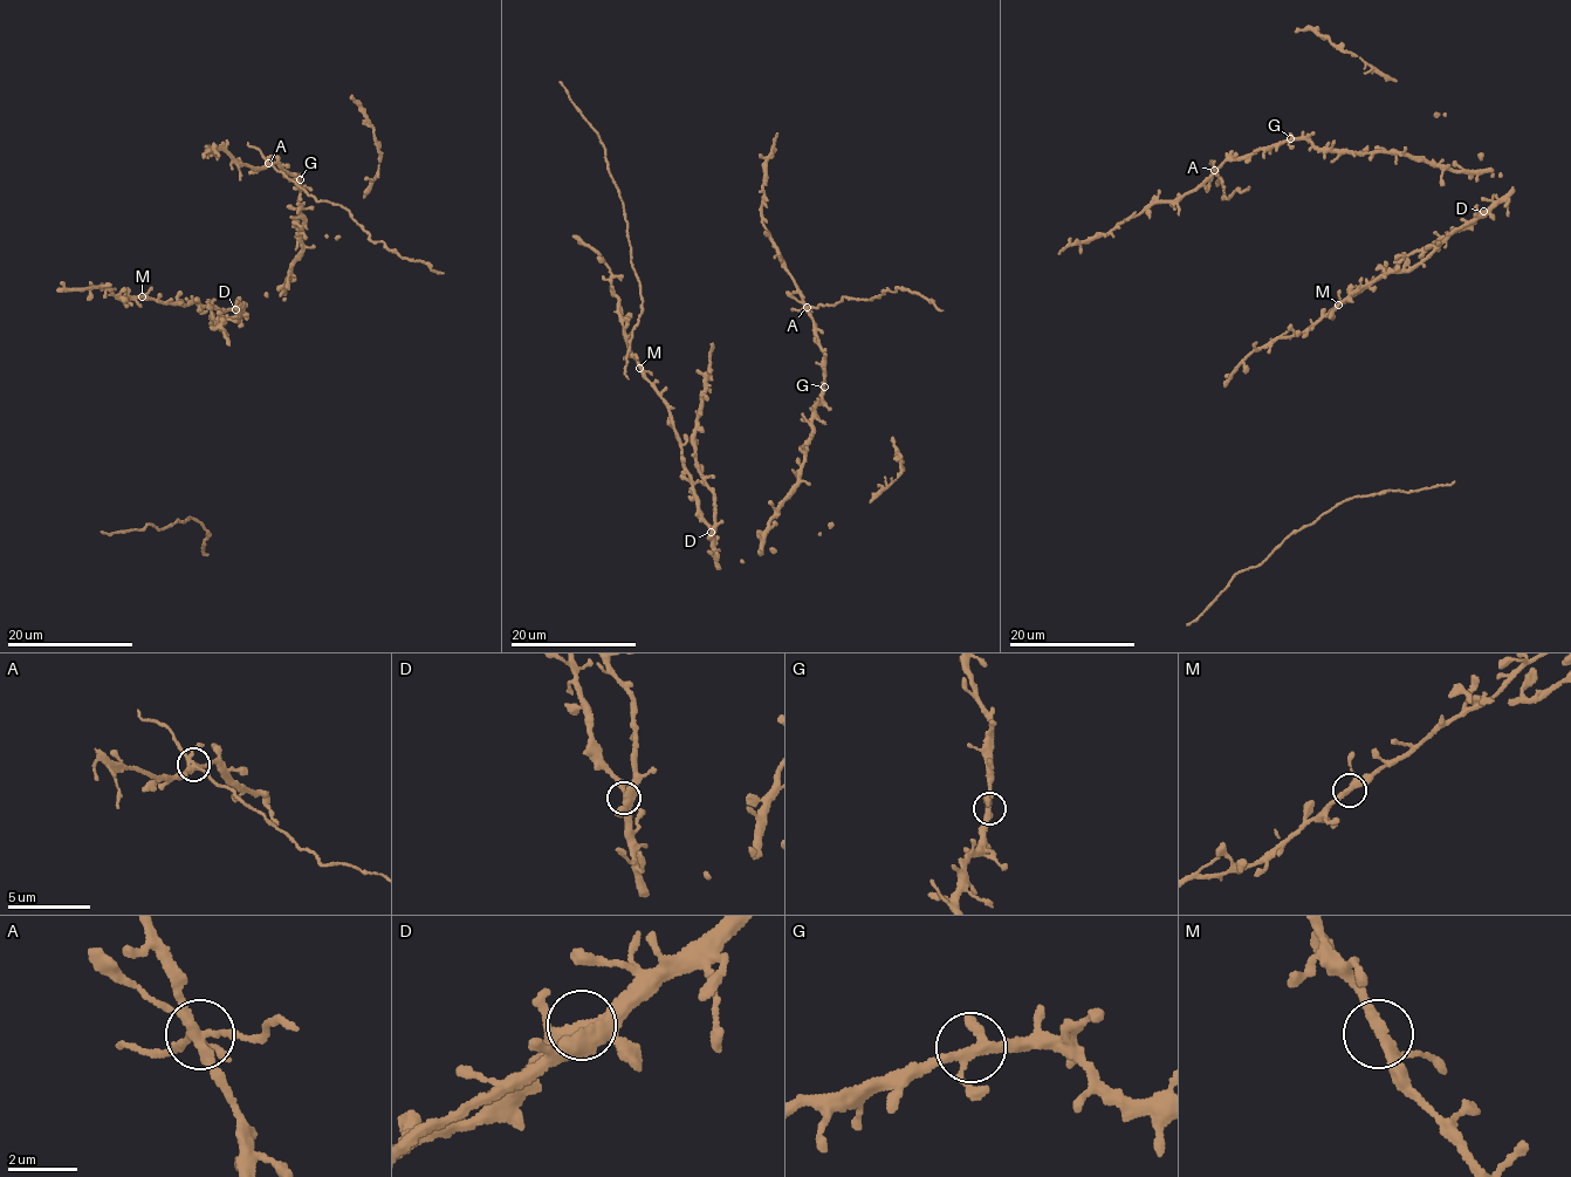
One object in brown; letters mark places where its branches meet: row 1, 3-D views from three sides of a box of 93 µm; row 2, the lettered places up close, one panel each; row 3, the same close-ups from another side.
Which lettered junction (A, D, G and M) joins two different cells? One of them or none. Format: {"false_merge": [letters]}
{"false_merge": ["A"]}

